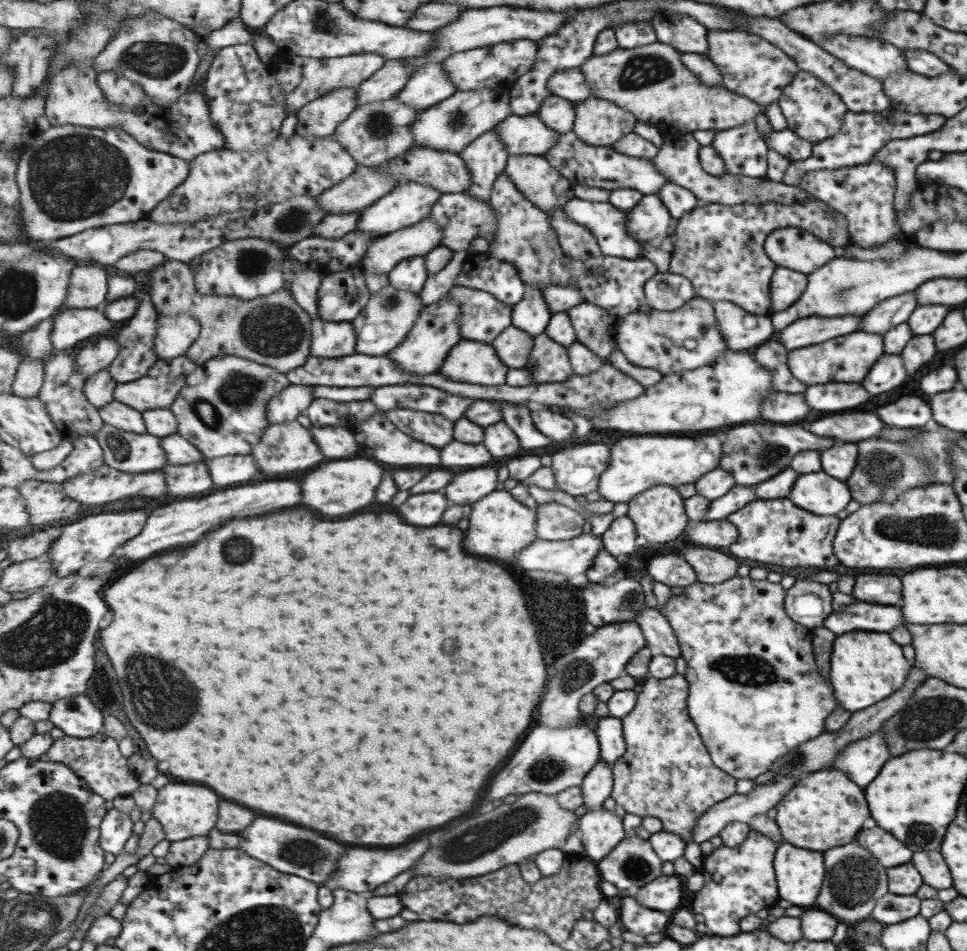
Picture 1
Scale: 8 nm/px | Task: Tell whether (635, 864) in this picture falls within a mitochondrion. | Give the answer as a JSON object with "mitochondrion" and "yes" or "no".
{"mitochondrion":"yes"}

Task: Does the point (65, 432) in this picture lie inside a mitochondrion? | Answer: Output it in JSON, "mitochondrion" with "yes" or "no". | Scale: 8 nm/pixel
{"mitochondrion":"no"}

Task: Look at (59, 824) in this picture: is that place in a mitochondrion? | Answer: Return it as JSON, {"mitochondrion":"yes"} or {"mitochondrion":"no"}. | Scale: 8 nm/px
{"mitochondrion":"yes"}

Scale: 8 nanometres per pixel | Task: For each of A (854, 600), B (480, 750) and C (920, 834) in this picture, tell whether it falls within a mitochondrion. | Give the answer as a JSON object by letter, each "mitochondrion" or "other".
{"A":"other","B":"other","C":"mitochondrion"}

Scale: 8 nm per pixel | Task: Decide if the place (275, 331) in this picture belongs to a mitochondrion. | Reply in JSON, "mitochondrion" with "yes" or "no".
{"mitochondrion":"yes"}

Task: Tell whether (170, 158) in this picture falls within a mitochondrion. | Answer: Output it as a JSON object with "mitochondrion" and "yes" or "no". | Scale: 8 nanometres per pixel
{"mitochondrion":"no"}

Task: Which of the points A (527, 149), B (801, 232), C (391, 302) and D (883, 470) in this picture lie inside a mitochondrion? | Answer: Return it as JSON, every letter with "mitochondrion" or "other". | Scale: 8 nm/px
{"A":"other","B":"other","C":"mitochondrion","D":"mitochondrion"}

